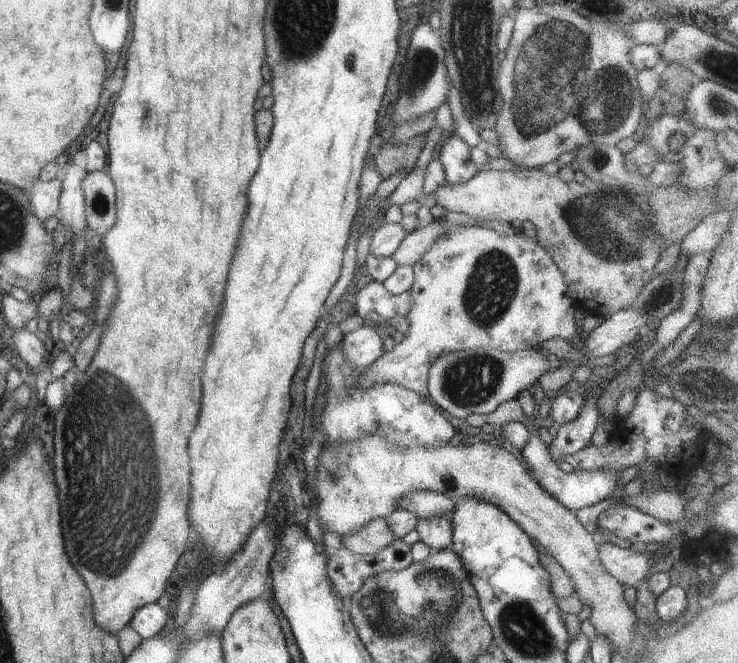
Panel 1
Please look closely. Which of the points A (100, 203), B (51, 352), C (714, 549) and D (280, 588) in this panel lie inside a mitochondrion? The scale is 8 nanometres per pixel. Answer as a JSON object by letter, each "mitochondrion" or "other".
{"A":"mitochondrion","B":"other","C":"other","D":"other"}

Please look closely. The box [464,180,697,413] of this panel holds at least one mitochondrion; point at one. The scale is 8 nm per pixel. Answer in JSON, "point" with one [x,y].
{"point":[601,221]}

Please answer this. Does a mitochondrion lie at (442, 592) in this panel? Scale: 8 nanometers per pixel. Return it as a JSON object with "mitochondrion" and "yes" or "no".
{"mitochondrion":"yes"}

